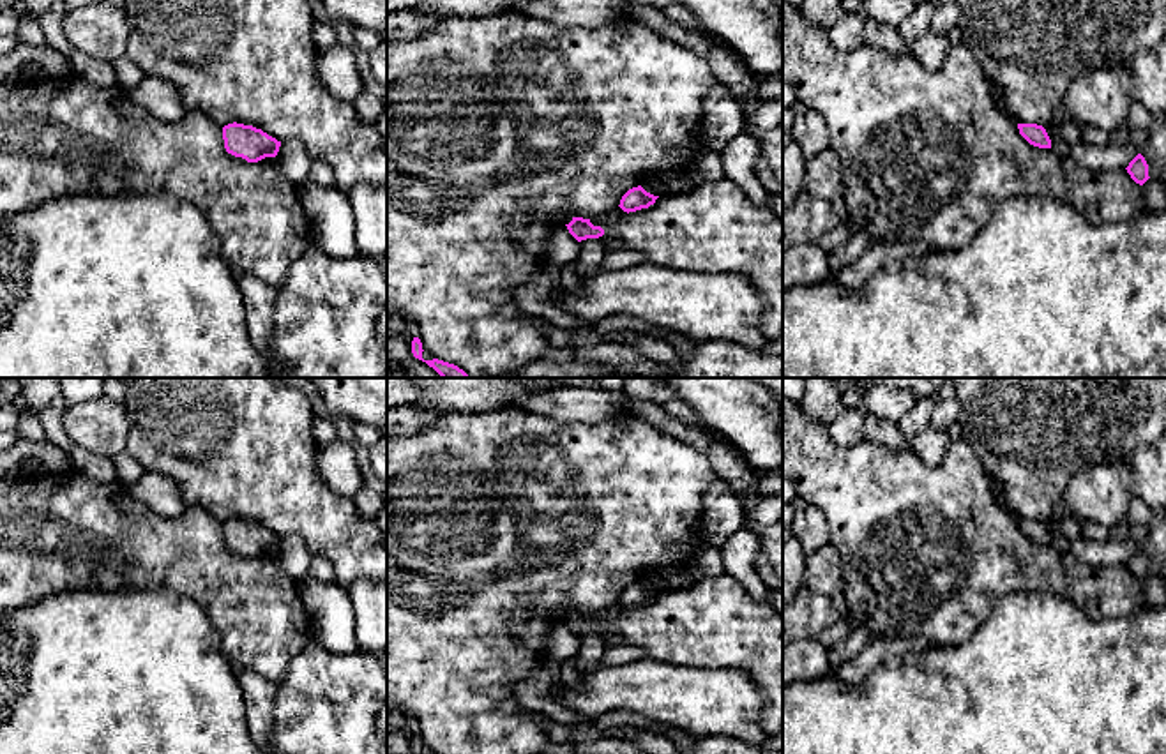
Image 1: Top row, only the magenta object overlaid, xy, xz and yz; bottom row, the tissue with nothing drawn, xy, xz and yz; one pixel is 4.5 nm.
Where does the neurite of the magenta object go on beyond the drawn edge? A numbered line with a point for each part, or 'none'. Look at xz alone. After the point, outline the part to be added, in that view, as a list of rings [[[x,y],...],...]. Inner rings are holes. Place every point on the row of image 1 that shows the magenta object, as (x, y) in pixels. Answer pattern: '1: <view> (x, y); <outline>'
none

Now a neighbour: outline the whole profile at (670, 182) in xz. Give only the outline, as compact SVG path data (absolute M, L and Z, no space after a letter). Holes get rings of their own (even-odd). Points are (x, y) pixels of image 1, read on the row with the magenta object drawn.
M689 170L655 171L641 182L641 187L654 196L673 196L694 185Z

